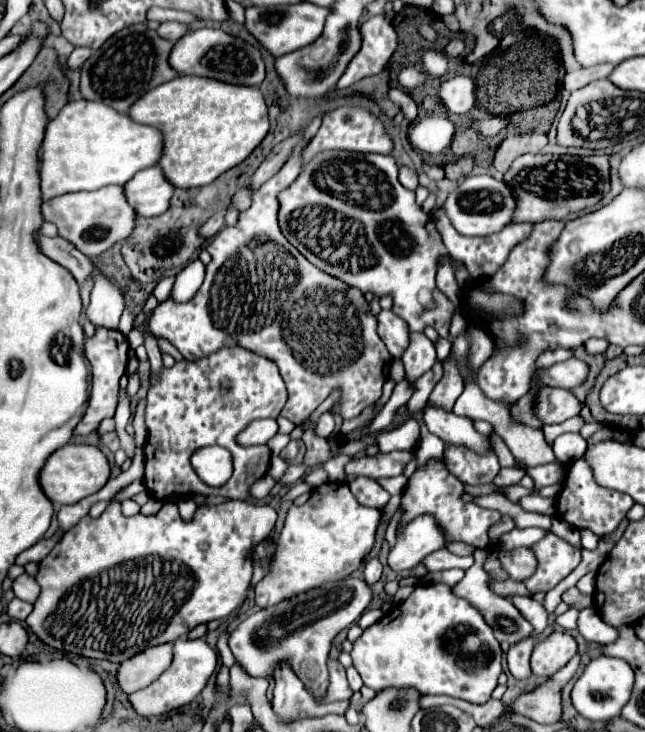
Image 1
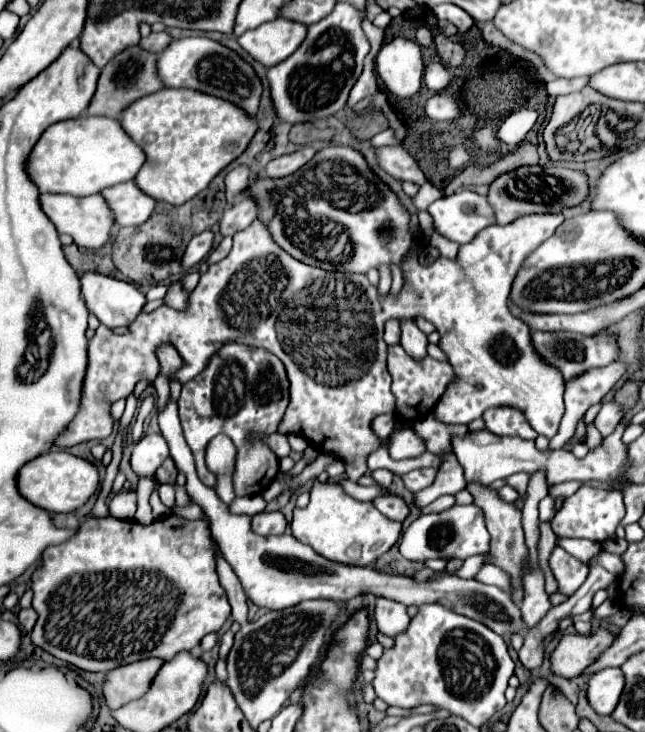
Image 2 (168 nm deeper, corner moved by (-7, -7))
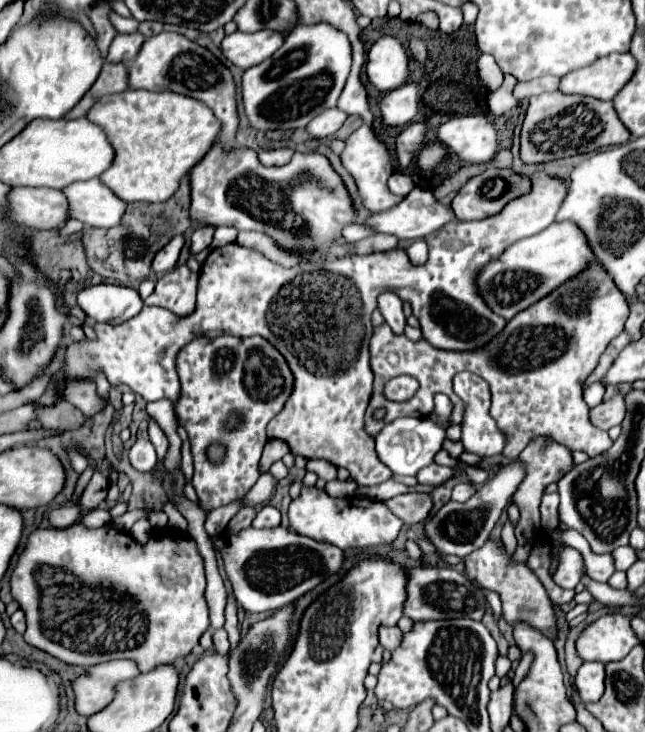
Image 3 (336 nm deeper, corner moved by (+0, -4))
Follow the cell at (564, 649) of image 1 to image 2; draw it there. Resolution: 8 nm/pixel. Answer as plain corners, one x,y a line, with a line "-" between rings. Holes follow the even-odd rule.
603,626
589,636
567,634
551,654
553,674
563,678
575,678
585,672
615,640
615,634

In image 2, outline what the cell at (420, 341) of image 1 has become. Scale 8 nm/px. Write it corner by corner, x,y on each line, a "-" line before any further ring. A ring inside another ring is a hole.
399,320
401,324
401,346
413,358
427,356
427,336
417,328
413,320

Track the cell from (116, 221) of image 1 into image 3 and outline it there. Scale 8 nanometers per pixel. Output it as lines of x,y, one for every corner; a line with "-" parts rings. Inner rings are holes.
14,187
8,203
6,217
28,229
60,229
70,219
70,203
58,189

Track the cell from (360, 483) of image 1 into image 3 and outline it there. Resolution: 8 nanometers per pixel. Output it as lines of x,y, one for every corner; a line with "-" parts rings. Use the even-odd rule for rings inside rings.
410,491
404,495
396,495
388,501
384,501
384,505
396,515
400,517
404,523
412,525
412,523
422,523
430,509
432,509
432,499
428,493
422,491

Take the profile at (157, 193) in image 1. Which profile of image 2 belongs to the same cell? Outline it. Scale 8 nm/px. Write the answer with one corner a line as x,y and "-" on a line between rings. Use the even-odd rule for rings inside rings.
135,182
115,184
113,188
105,188
105,190
99,192
99,194
107,200
107,206
111,208
111,214
115,216
115,224
117,224
119,228
123,228
123,226
139,226
139,224
143,224
143,222
153,214
155,204
157,204
153,198
145,196
145,194
135,186

